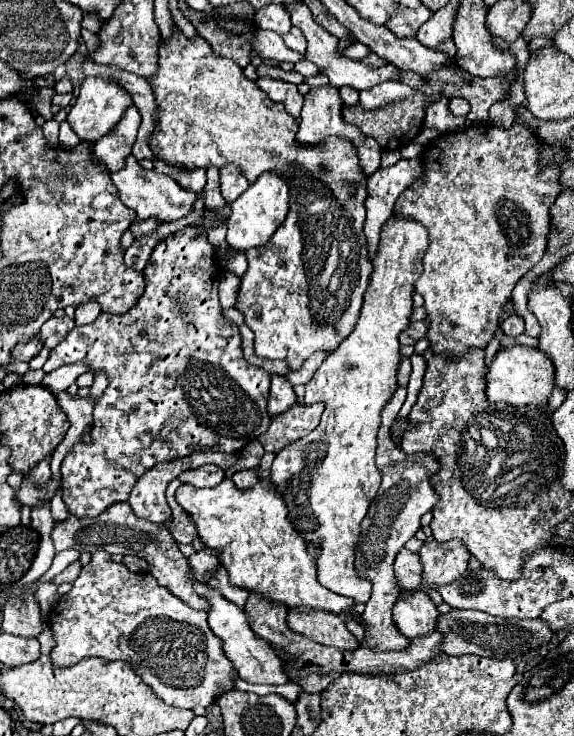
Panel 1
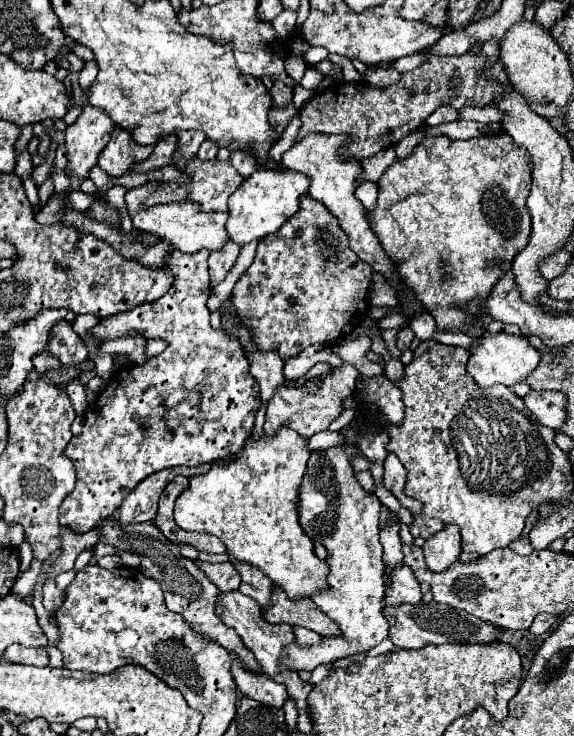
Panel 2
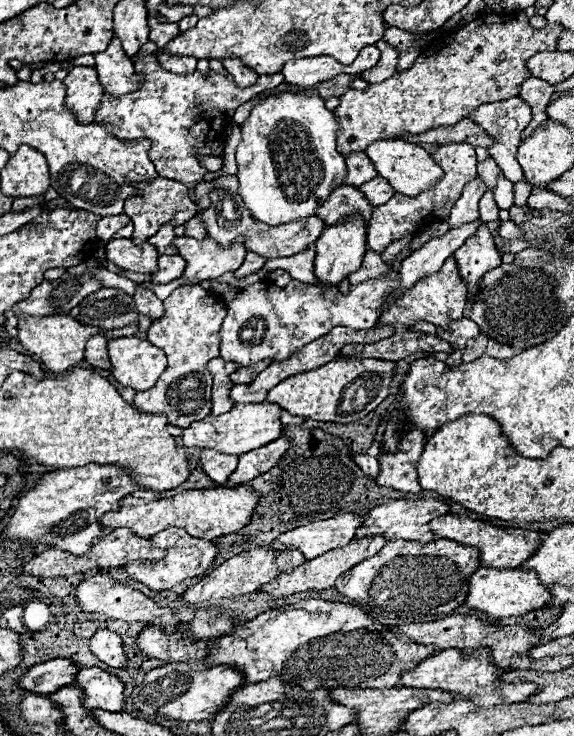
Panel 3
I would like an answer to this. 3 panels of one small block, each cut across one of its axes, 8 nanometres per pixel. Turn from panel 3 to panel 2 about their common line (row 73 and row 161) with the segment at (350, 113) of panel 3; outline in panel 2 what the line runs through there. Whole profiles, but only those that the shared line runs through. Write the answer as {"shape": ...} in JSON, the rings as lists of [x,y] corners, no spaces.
{"shape":[[[506,132],[470,140],[452,140],[448,136],[424,138],[412,150],[412,156],[396,160],[384,172],[378,186],[378,206],[374,216],[370,212],[370,224],[380,238],[382,248],[398,262],[398,274],[402,274],[402,280],[436,318],[438,330],[466,332],[466,326],[478,324],[484,314],[470,314],[464,308],[470,302],[476,302],[480,308],[486,306],[494,282],[502,278],[502,268],[498,264],[488,266],[488,262],[512,262],[528,244],[532,224],[526,208],[526,198],[530,194],[528,154],[518,148]]]}

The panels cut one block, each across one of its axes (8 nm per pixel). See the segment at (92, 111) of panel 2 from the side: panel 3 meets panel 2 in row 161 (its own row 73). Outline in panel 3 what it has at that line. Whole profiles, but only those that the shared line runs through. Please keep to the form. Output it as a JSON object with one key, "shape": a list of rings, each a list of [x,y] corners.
{"shape":[[[76,66],[62,82],[66,84],[66,106],[78,116],[78,122],[92,122],[104,96],[96,68]]]}

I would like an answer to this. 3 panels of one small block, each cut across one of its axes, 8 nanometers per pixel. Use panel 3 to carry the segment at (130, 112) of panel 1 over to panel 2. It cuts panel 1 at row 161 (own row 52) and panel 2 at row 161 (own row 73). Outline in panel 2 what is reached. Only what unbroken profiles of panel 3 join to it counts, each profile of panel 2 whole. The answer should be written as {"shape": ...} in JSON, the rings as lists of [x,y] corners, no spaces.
{"shape":[[[116,130],[112,140],[106,144],[98,158],[98,166],[108,172],[110,176],[122,176],[130,170],[134,162],[140,162],[148,158],[152,152],[152,146],[142,146],[126,134],[126,130]]]}

